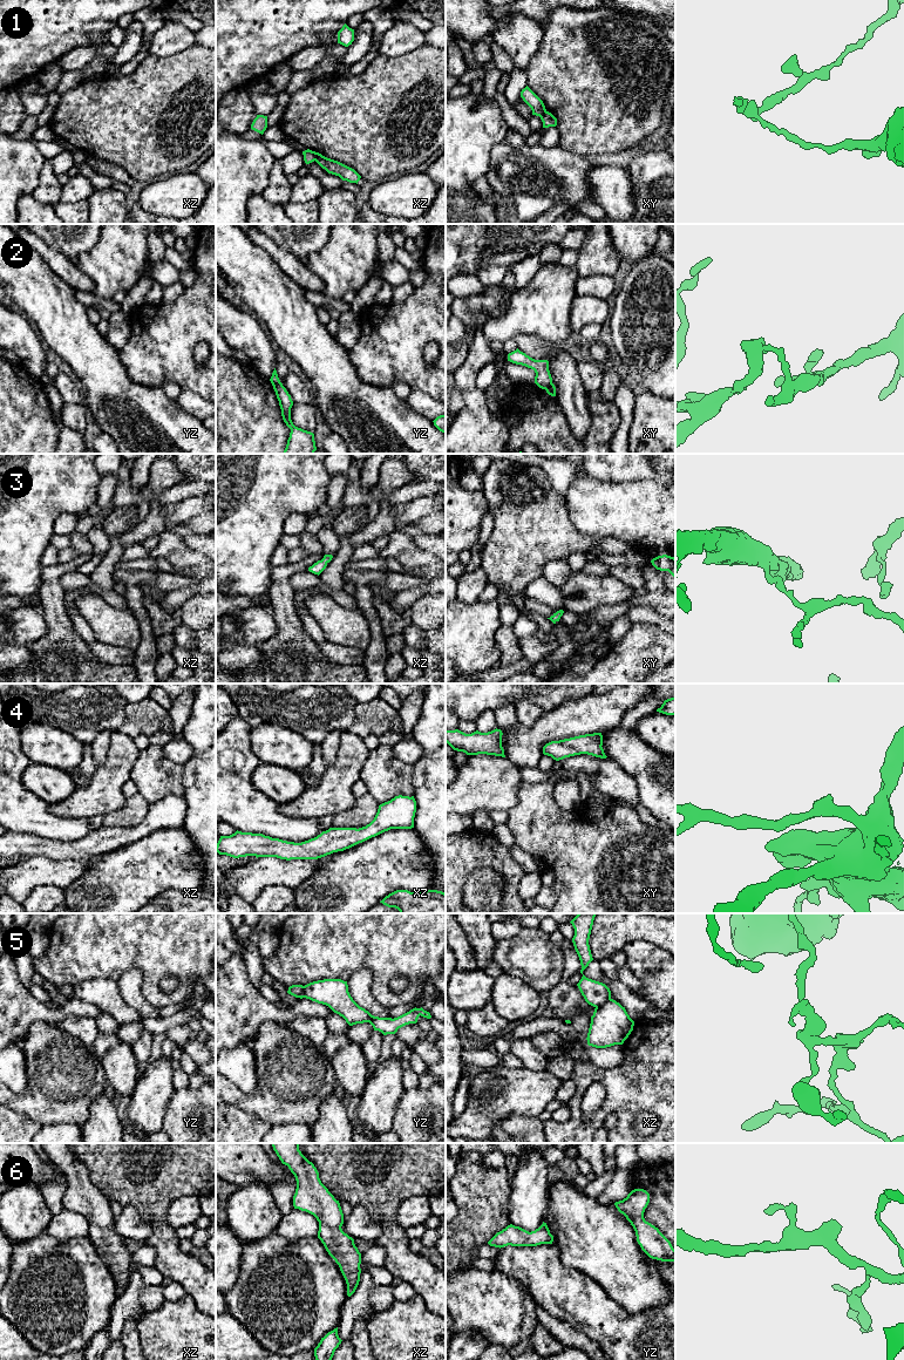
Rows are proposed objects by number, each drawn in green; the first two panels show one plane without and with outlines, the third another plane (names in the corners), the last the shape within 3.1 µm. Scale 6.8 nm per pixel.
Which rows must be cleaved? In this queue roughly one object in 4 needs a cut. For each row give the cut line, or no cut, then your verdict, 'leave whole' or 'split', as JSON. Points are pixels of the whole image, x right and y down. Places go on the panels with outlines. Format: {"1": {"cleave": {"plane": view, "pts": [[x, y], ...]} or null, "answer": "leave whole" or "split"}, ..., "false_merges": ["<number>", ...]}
{"1": {"cleave": {"plane": "xz", "pts": [[312, 151], [315, 160]]}, "answer": "split"}, "2": {"cleave": {"plane": "yz", "pts": [[280, 382], [273, 387]]}, "answer": "split"}, "3": {"cleave": null, "answer": "leave whole"}, "4": {"cleave": null, "answer": "leave whole"}, "5": {"cleave": {"plane": "xz", "pts": [[610, 998], [596, 1007]]}, "answer": "split"}, "6": {"cleave": null, "answer": "leave whole"}, "false_merges": ["1", "2", "5"]}

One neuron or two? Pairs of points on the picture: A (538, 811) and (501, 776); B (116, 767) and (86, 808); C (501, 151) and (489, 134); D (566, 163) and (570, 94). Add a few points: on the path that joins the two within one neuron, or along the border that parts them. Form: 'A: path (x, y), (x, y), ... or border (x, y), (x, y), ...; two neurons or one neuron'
A: border (523, 781), (517, 801), (507, 810); two neurons
B: path (109, 777), (106, 788), (96, 797); one neuron
C: border (502, 141), (490, 152), (490, 168), (488, 171); two neurons
D: border (558, 145), (586, 156); two neurons

